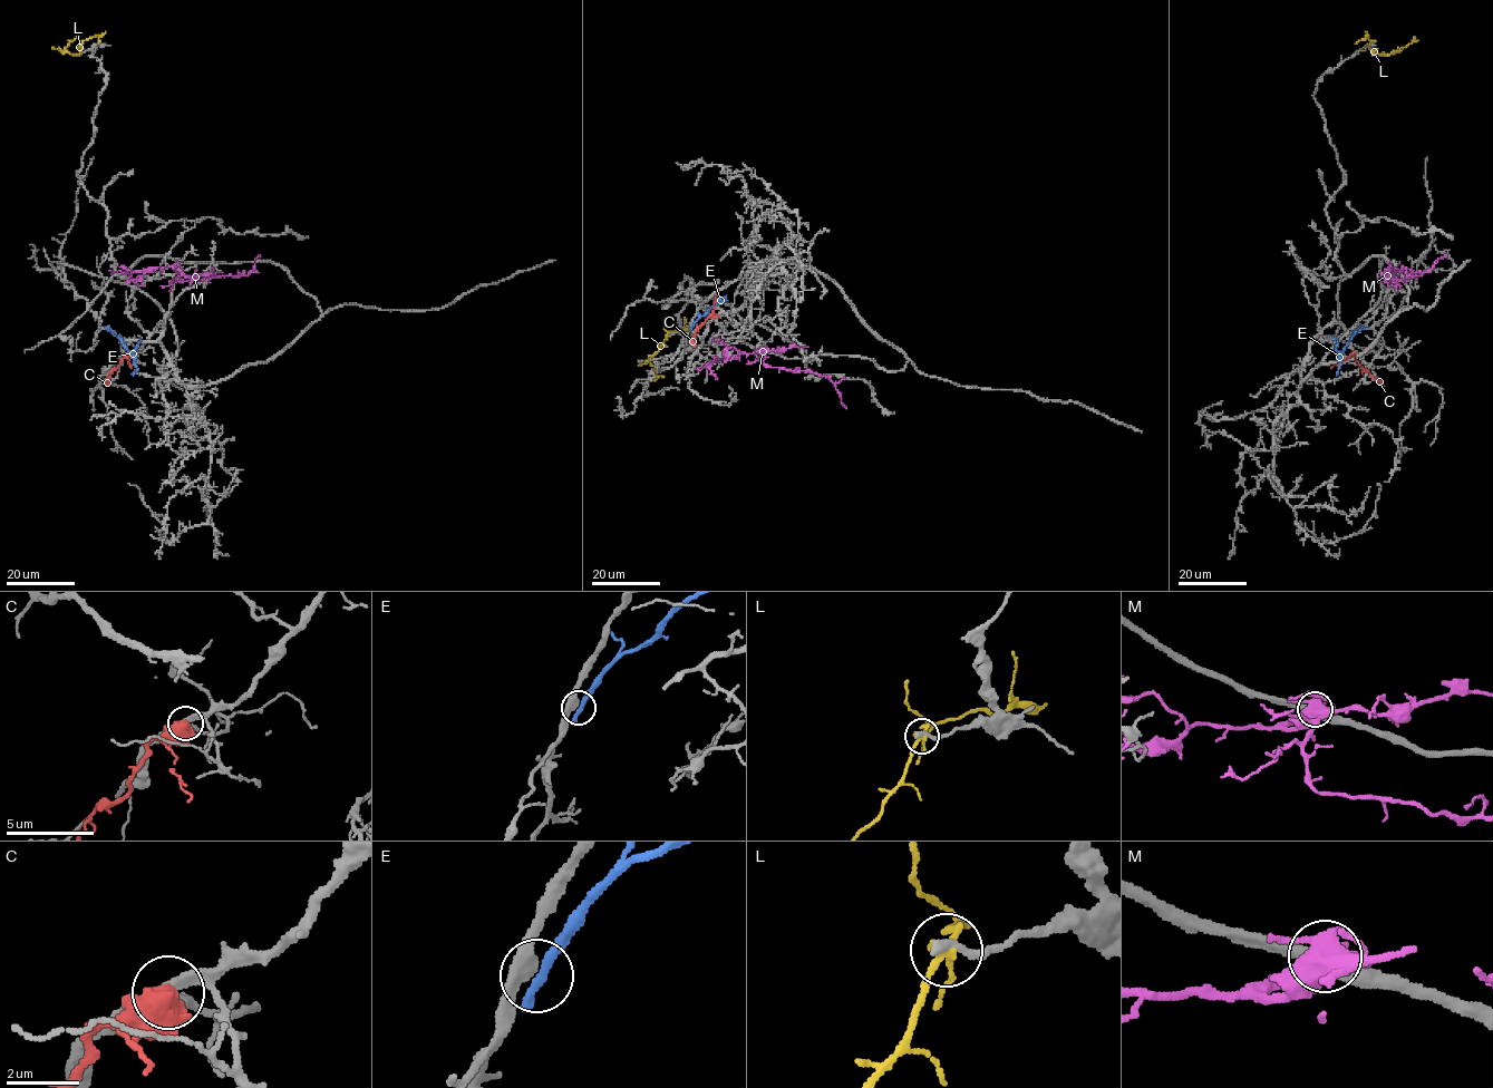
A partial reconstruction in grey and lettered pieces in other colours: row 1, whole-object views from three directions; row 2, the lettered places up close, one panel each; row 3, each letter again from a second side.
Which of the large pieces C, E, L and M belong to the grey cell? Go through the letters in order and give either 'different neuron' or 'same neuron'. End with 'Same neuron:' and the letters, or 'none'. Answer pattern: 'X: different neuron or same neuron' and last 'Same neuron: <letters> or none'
C: different neuron
E: different neuron
L: different neuron
M: different neuron
Same neuron: none

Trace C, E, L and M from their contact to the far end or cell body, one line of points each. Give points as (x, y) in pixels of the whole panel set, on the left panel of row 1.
C: (129, 352), (109, 374), (108, 385)
E: (105, 328), (133, 356), (136, 369), (132, 374)
L: (80, 52), (73, 55), (62, 51), (78, 37)
M: (178, 262), (174, 268), (181, 274), (177, 279), (200, 280), (209, 275), (246, 275), (260, 254)

